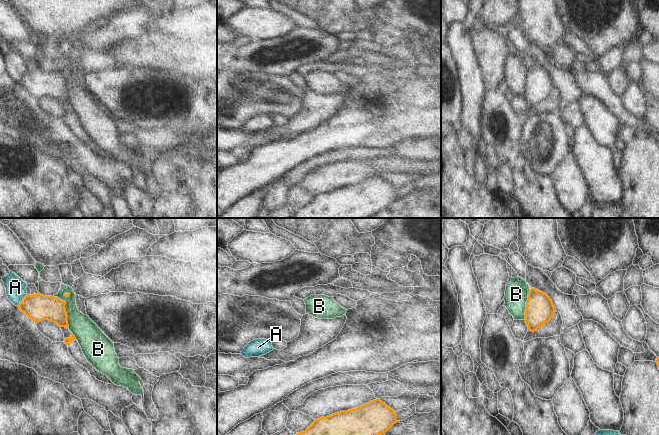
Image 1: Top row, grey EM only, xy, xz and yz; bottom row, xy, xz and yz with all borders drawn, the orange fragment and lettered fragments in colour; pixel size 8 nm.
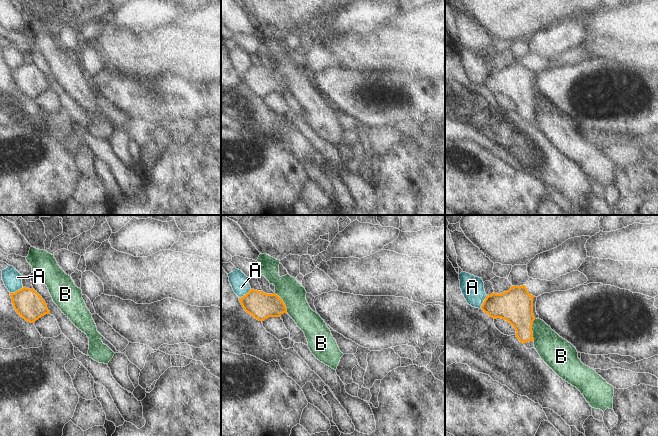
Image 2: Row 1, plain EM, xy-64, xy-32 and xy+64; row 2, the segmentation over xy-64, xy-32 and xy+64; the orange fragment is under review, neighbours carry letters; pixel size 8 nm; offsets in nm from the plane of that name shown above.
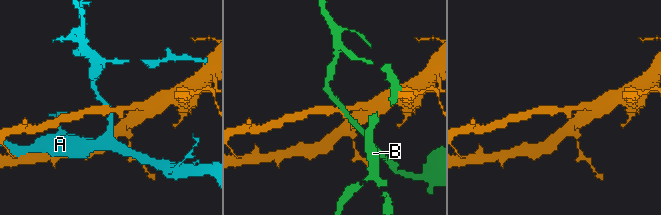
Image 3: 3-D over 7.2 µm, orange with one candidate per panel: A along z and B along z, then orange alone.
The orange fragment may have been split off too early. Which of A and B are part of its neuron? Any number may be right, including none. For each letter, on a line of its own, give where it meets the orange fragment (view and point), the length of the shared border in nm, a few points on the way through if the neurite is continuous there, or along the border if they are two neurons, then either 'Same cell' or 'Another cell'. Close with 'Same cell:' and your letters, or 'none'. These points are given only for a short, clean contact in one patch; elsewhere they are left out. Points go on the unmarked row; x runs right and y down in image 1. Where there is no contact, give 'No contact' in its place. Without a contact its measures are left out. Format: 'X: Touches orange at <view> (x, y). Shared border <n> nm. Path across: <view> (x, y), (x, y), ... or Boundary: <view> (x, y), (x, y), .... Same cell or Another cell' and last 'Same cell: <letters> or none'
A: Touches orange at xy (22, 76). Shared border 130 nm. Another cell
B: Touches orange at xy (65, 85). Shared border 300 nm. Another cell
Same cell: none

